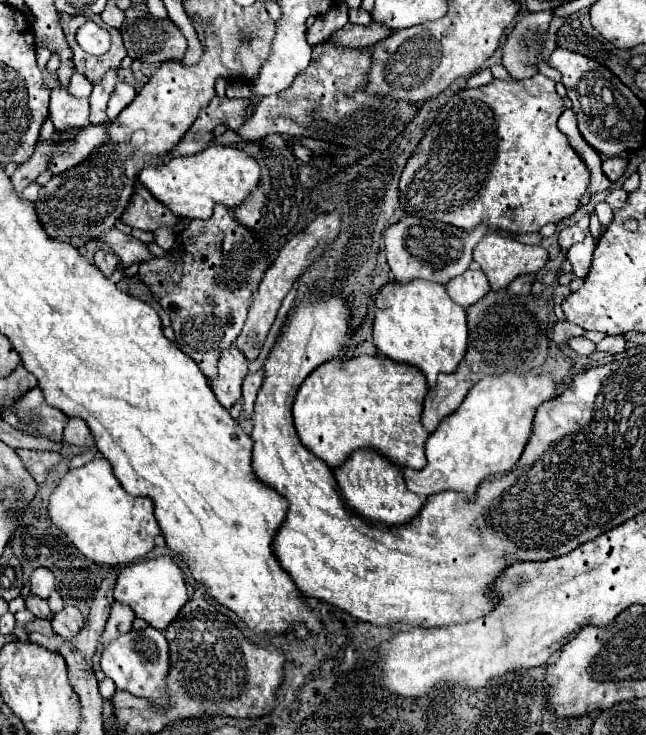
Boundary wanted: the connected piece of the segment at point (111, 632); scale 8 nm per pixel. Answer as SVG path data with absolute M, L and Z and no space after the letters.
M113 603L111 607L111 617L107 621L105 633L101 635L101 647L105 647L105 643L109 643L109 639L117 639L117 635L125 635L131 631L133 625L133 611L121 603Z

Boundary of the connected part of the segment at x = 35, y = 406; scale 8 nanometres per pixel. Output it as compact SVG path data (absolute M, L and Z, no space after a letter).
M39 387L27 391L27 395L13 405L13 411L19 417L19 431L35 437L49 437L55 443L63 441L63 427L69 417L47 405Z

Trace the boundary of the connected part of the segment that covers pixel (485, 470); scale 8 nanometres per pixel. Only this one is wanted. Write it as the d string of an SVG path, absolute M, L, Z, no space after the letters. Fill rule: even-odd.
M487 375L483 377L459 405L453 415L439 423L437 431L425 443L427 467L421 471L403 469L409 491L419 497L429 497L441 491L459 491L473 499L481 481L491 475L509 471L521 457L529 435L535 411L541 403L555 397L555 383L549 375Z

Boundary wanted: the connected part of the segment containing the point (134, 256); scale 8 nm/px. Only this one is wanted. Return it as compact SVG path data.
M113 227L109 231L103 231L97 241L107 243L115 251L115 255L119 255L119 259L125 267L153 259L153 253L147 249L145 243L141 243L135 237L129 237L127 233L119 231L117 227Z

